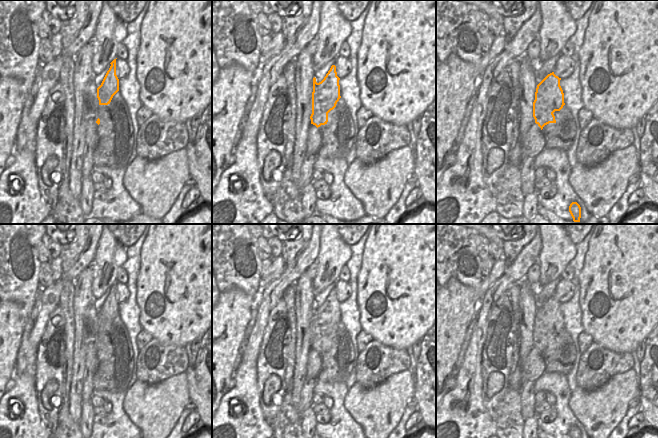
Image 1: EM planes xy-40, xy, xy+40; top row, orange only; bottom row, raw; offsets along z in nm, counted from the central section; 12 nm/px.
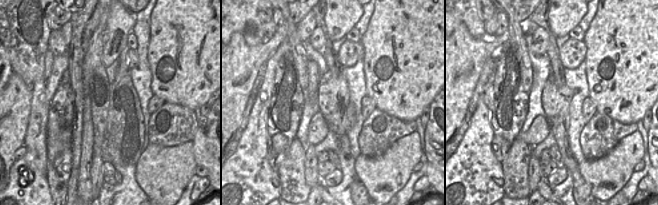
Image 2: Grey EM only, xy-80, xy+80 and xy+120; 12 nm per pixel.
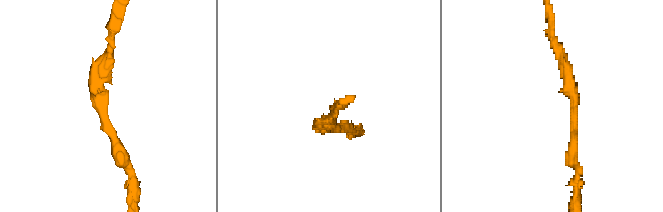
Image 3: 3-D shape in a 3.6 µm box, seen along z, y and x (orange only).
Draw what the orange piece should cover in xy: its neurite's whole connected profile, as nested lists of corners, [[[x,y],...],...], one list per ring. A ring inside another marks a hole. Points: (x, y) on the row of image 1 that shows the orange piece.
[[[332,65],[324,79],[317,83],[313,78],[311,124],[317,128],[328,122],[328,113],[336,107],[340,96],[340,78]]]

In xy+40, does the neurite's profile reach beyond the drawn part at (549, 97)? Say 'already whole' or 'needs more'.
already whole

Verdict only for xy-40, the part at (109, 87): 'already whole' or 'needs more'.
already whole

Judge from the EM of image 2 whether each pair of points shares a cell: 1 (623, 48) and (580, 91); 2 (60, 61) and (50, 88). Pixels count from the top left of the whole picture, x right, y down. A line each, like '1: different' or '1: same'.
1: different
2: same

